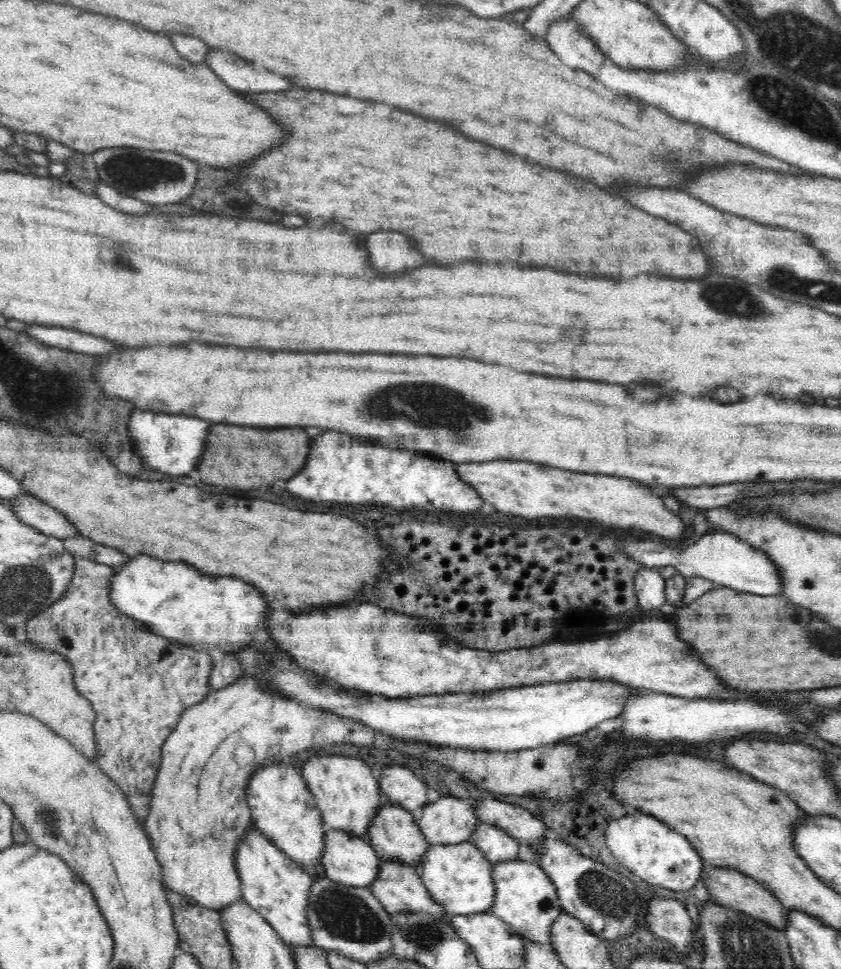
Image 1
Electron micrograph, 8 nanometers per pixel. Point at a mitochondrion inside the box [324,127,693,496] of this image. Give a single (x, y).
(432, 406)

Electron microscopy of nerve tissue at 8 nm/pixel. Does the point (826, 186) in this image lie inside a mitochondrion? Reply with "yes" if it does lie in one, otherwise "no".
no

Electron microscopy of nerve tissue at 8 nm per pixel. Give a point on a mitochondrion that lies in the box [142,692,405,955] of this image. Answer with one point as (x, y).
(345, 916)

